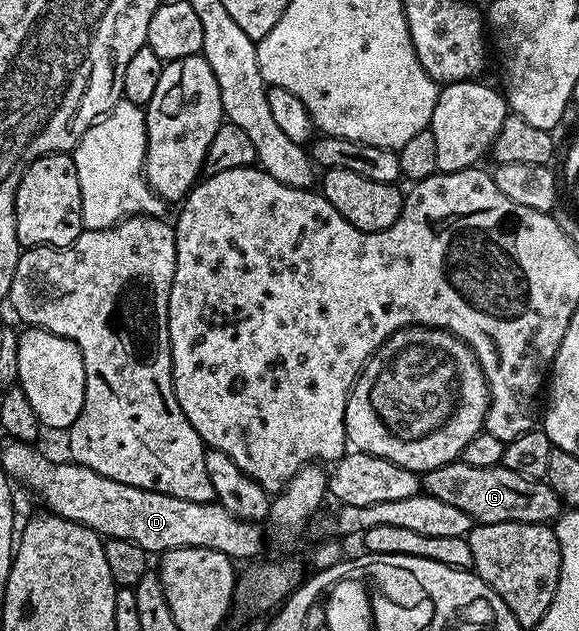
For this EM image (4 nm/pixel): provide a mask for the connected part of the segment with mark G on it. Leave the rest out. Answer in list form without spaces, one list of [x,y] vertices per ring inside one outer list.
[[[461,460],[447,462],[444,466],[433,468],[422,475],[421,490],[429,496],[437,496],[437,500],[445,504],[461,508],[461,512],[469,515],[475,524],[551,524],[561,513],[557,492],[553,492],[548,482],[509,472],[509,468],[502,464],[493,468],[473,468],[473,464],[465,464]]]

